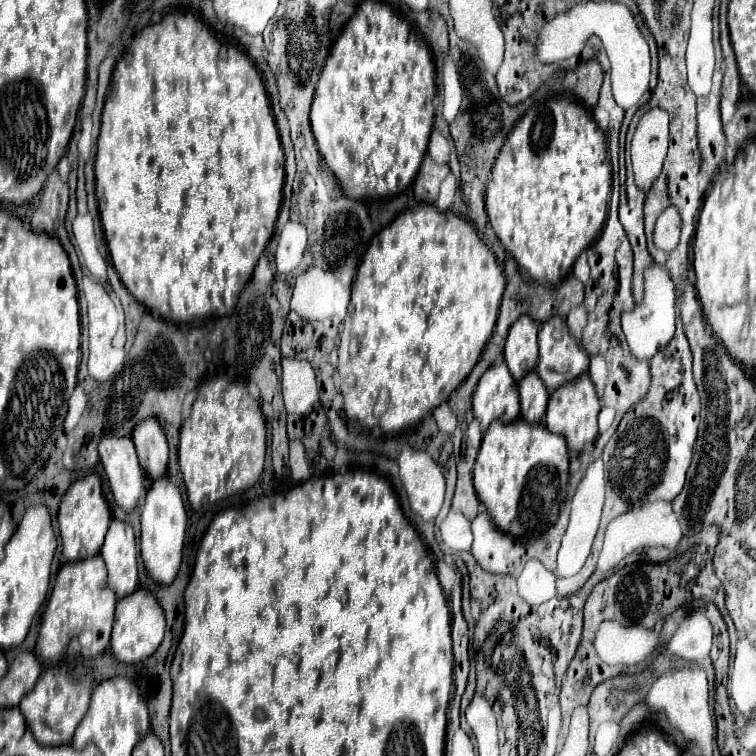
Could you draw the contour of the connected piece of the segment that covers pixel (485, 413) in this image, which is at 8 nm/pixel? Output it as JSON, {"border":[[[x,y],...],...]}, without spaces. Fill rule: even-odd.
{"border":[[[506,363],[490,367],[472,397],[474,419],[480,421],[480,429],[486,431],[492,421],[512,423],[520,413],[520,399],[516,393],[516,381],[512,379]]]}

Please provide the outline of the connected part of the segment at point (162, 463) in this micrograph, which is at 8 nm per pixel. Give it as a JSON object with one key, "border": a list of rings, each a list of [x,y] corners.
{"border":[[[148,417],[140,425],[136,425],[132,433],[132,441],[138,451],[140,467],[150,479],[160,479],[168,469],[168,441],[158,419]]]}

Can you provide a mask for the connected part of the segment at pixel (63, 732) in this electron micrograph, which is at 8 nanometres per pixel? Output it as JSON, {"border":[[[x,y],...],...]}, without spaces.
{"border":[[[76,665],[74,671],[68,671],[66,667],[46,669],[40,675],[40,681],[32,689],[32,693],[28,693],[20,703],[20,711],[26,719],[26,727],[42,745],[70,743],[80,719],[88,711],[92,691],[94,691],[94,681],[86,675],[84,665]]]}

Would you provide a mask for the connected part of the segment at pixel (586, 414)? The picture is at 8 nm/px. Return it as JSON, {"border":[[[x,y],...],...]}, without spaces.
{"border":[[[584,373],[576,381],[562,385],[560,389],[550,393],[550,401],[546,409],[546,427],[552,433],[562,433],[566,437],[568,449],[580,453],[586,445],[592,445],[598,437],[598,413],[600,413],[600,399],[594,391],[588,373]]]}

